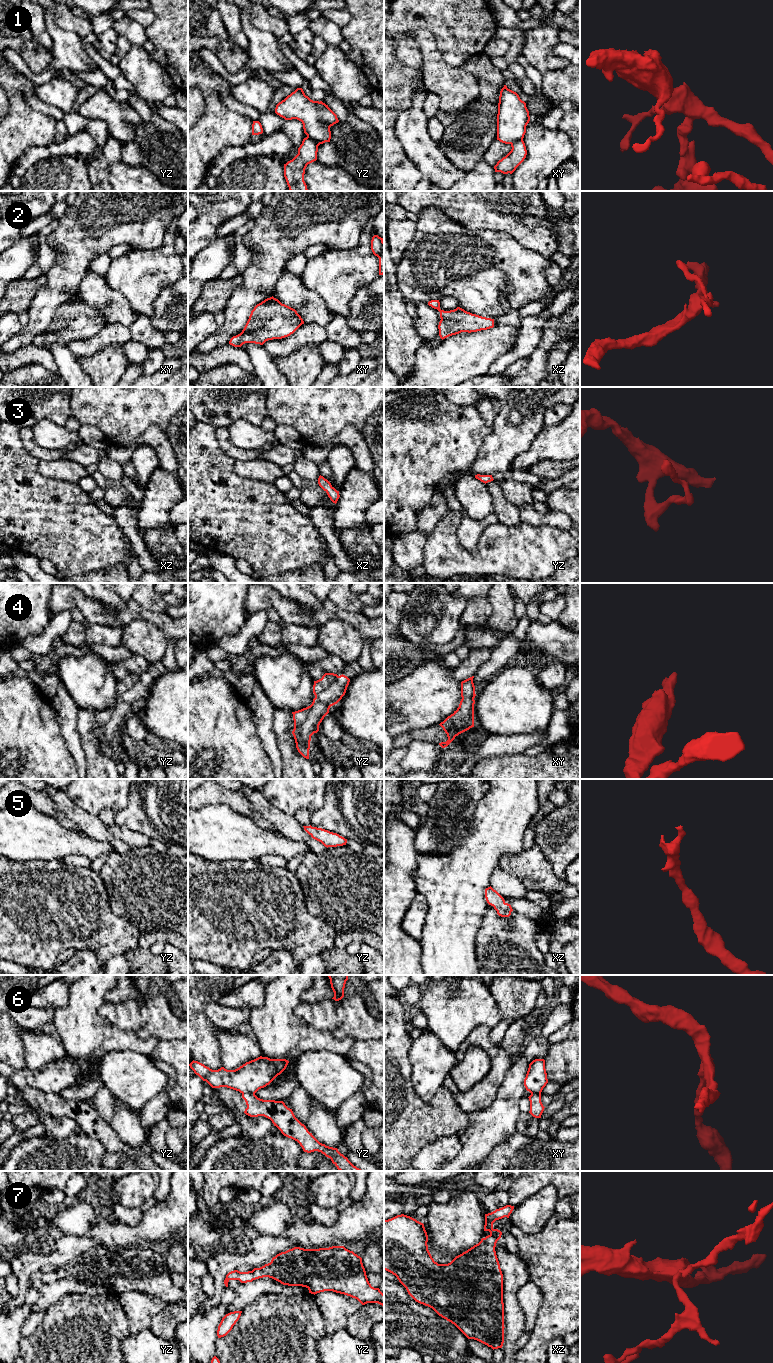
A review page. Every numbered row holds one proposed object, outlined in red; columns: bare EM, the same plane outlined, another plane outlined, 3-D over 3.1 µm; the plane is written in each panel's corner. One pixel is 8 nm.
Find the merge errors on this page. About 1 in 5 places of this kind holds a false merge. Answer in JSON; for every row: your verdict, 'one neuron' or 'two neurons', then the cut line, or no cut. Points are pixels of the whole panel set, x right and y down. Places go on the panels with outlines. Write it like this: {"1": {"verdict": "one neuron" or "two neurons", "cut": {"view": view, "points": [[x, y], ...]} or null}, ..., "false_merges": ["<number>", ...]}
{"1": {"verdict": "two neurons", "cut": {"view": "yz", "points": [[307, 136], [318, 145]]}}, "2": {"verdict": "one neuron", "cut": null}, "3": {"verdict": "one neuron", "cut": null}, "4": {"verdict": "one neuron", "cut": null}, "5": {"verdict": "one neuron", "cut": null}, "6": {"verdict": "two neurons", "cut": {"view": "yz", "points": [[254, 1093], [244, 1092], [242, 1094]]}}, "7": {"verdict": "one neuron", "cut": null}, "false_merges": ["1", "6"]}

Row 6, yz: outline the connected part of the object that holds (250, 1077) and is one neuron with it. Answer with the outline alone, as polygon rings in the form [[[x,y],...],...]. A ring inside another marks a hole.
[[[258,1057],[246,1062],[235,1070],[221,1067],[212,1070],[198,1061],[192,1061],[189,1066],[203,1081],[212,1088],[227,1087],[240,1093],[255,1094],[259,1089],[269,1085],[287,1067],[286,1059],[270,1059]]]

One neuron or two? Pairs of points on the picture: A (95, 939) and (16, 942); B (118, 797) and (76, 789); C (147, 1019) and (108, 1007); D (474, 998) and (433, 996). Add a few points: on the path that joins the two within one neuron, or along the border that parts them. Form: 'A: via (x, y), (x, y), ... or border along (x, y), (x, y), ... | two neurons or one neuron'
A: via (75, 941), (36, 942) | one neuron
B: via (108, 789), (86, 789) | one neuron
C: via (137, 1016), (118, 1014) | one neuron
D: via (464, 1001), (443, 1001) | one neuron

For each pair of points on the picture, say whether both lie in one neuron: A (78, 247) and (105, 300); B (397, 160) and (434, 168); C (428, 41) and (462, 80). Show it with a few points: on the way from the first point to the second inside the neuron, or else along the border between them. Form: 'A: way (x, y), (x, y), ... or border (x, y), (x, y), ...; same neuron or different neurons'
A: border (87, 271), (76, 293); different neurons
B: border (401, 144), (406, 155), (423, 175); different neurons
C: way (430, 53), (432, 58), (450, 76); same neuron

